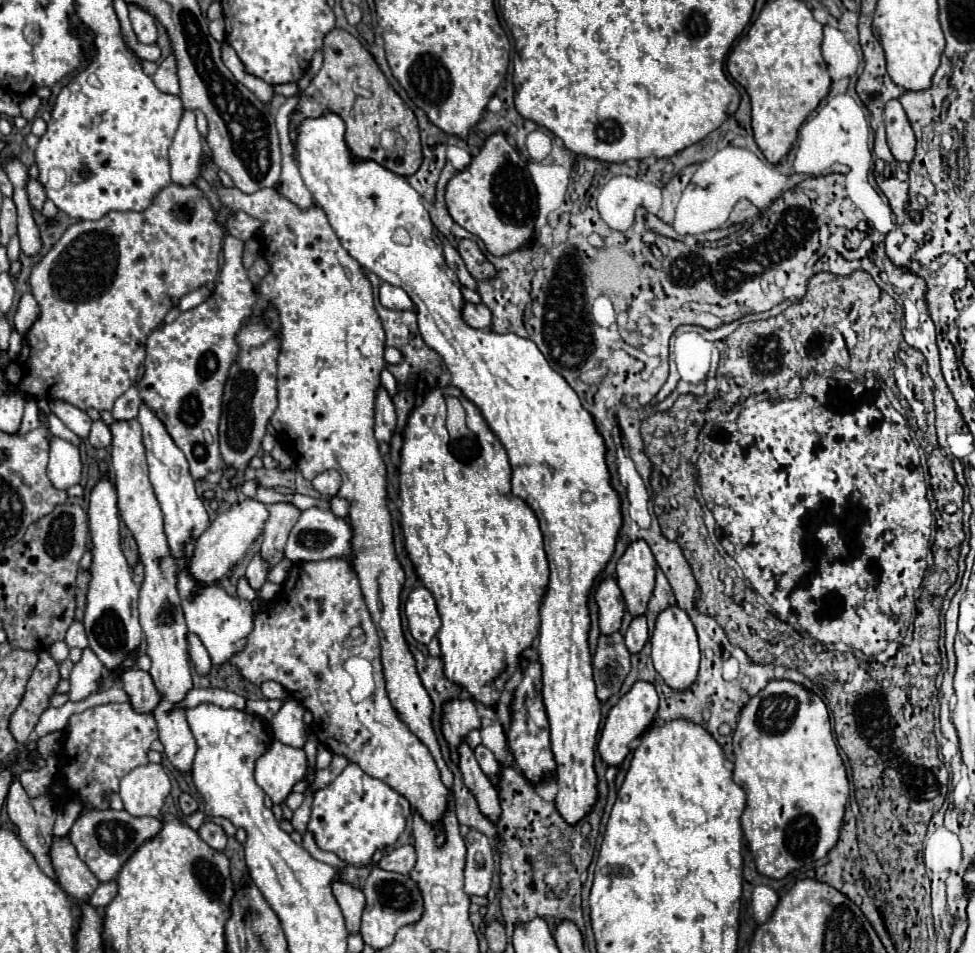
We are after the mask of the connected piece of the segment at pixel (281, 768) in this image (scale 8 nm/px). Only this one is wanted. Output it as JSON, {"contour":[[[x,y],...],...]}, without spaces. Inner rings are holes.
{"contour":[[[273,740],[269,750],[255,764],[255,780],[273,800],[273,804],[283,804],[293,786],[305,780],[307,774],[307,754],[303,748],[293,748]]]}

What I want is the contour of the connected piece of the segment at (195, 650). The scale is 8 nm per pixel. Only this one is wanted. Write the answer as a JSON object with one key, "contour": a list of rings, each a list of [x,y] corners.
{"contour":[[[189,634],[189,658],[195,664],[195,670],[199,674],[207,674],[211,668],[211,658],[207,654],[207,650],[203,648],[203,644],[199,642],[199,638],[195,634]]]}

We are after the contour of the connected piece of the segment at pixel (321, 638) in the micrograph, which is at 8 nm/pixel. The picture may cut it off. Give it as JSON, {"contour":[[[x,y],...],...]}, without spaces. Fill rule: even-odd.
{"contour":[[[339,558],[321,562],[297,562],[291,566],[289,576],[281,584],[281,590],[275,594],[275,598],[265,604],[269,606],[255,612],[255,626],[253,632],[247,636],[245,648],[239,654],[233,654],[229,662],[239,670],[241,678],[251,684],[259,686],[267,680],[279,682],[289,696],[293,696],[313,714],[311,728],[319,744],[329,748],[333,754],[347,756],[349,762],[357,764],[365,774],[389,784],[395,792],[405,796],[413,812],[417,812],[423,820],[429,820],[429,824],[437,826],[437,846],[445,844],[445,832],[441,832],[441,816],[445,816],[445,808],[449,808],[449,788],[441,784],[441,776],[429,748],[425,748],[425,744],[421,744],[421,740],[417,740],[417,736],[409,732],[407,724],[391,706],[385,690],[379,636],[365,606],[357,574],[349,568],[345,560]],[[349,656],[363,656],[375,668],[375,694],[371,694],[363,702],[353,702],[353,698],[349,696],[349,690],[355,686],[353,676],[343,670],[343,662]]]}

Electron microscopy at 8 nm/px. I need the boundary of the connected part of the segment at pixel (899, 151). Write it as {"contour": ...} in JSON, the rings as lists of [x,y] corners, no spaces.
{"contour":[[[889,100],[885,104],[885,128],[887,128],[887,144],[893,156],[899,162],[911,162],[915,154],[915,134],[905,116],[905,110],[899,100]]]}

